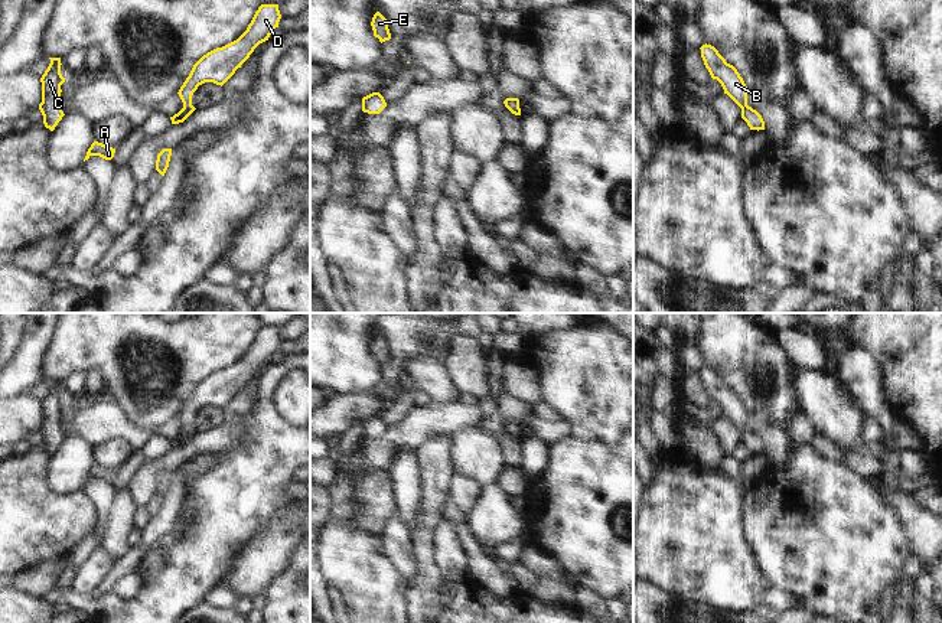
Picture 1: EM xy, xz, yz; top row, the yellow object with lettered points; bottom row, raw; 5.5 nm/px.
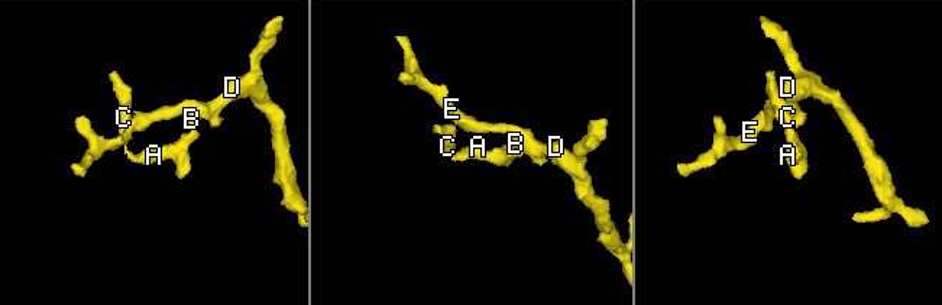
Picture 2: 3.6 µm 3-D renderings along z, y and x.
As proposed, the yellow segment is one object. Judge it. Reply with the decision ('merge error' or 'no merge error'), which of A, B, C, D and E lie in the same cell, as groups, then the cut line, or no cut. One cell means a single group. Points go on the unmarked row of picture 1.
no merge error | A B C D E | no cut

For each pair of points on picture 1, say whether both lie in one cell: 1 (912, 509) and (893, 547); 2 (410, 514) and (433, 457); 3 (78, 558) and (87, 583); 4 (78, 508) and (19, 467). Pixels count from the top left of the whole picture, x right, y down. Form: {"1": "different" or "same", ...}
{"1": "different", "2": "different", "3": "different", "4": "same"}

